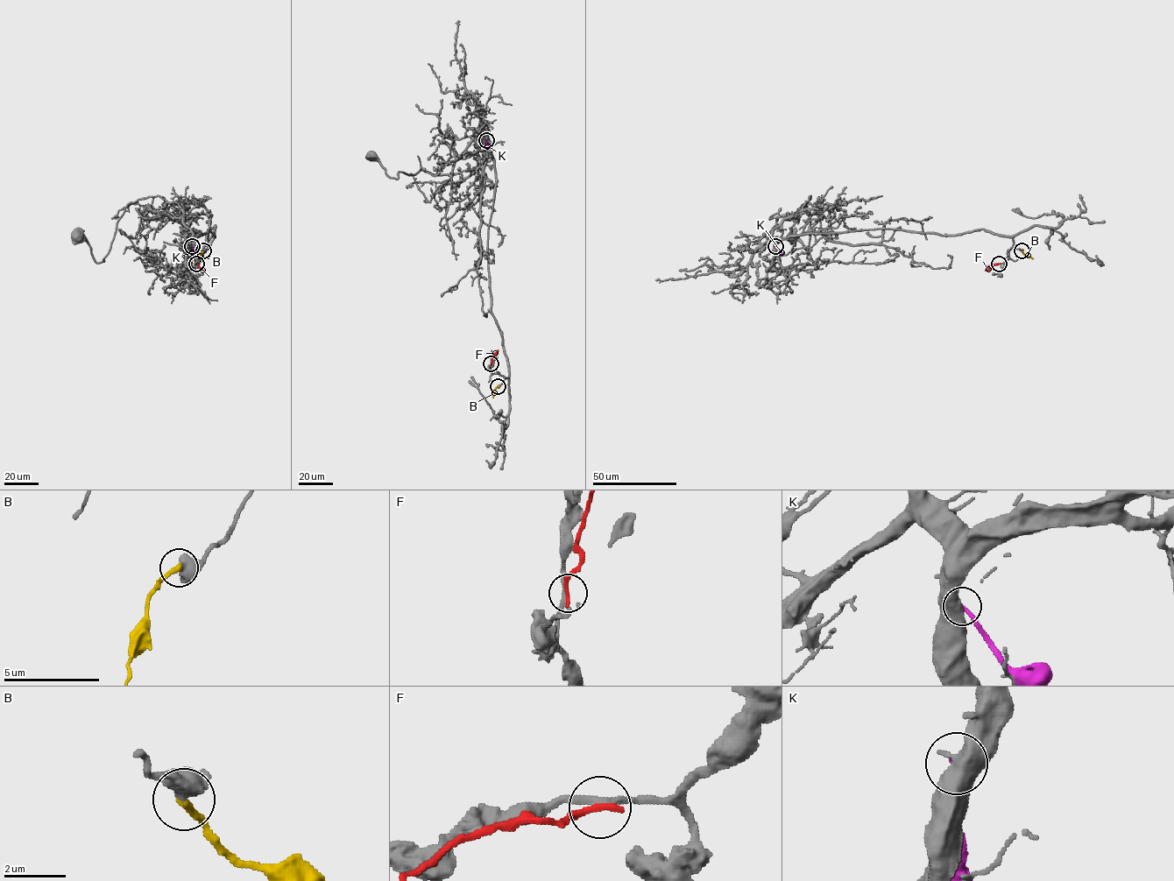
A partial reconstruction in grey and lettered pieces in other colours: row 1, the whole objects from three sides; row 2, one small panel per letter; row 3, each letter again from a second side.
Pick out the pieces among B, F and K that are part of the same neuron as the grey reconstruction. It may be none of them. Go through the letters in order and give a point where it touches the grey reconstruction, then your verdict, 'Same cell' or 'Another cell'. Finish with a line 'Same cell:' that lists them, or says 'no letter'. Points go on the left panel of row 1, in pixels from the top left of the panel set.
B: Touches grey at (203, 250). Same cell
F: Touches grey at (196, 264). Another cell
K: Touches grey at (192, 246). Another cell
Same cell: B

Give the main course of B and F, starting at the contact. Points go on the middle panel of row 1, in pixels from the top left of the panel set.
B: (498, 386), (493, 398)
F: (491, 363), (492, 355), (498, 349)

